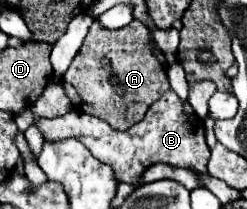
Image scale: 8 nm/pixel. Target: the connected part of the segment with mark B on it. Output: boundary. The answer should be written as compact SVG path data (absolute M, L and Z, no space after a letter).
M170 89L160 97L146 113L146 117L126 131L116 131L102 119L88 113L66 113L56 119L36 119L45 141L62 141L64 139L82 139L82 143L103 163L111 166L114 179L118 183L130 183L134 187L144 185L142 173L156 163L168 163L172 167L192 169L196 173L206 173L206 163L210 149L206 145L204 121L198 115L188 115L184 111L182 99Z

